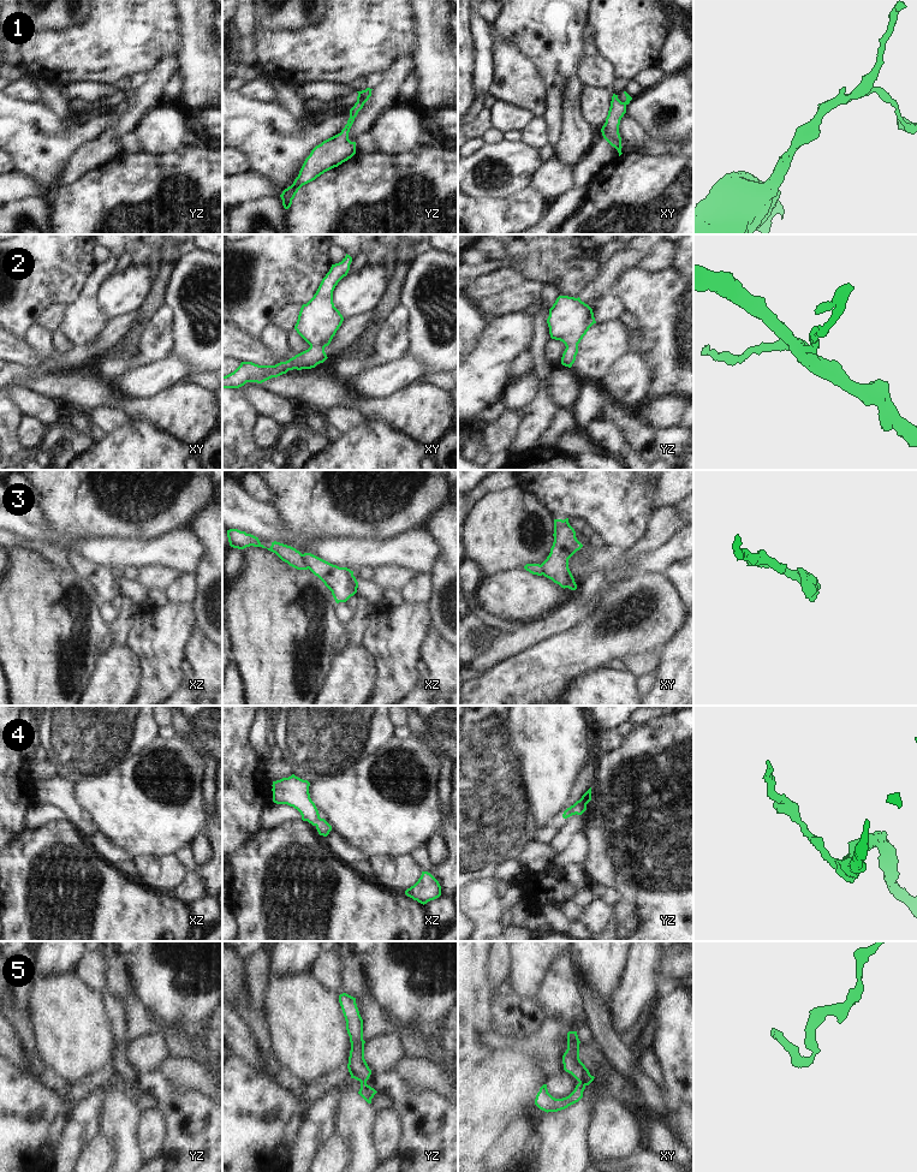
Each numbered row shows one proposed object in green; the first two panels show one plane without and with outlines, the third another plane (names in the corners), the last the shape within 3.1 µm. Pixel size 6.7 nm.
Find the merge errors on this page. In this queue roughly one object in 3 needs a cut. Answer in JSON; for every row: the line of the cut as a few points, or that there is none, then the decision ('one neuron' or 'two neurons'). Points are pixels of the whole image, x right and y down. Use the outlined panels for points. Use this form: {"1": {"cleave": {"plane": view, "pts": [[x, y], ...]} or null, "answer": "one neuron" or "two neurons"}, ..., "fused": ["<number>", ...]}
{"1": {"cleave": {"plane": "yz", "pts": [[365, 100], [356, 103]]}, "answer": "two neurons"}, "2": {"cleave": null, "answer": "one neuron"}, "3": {"cleave": {"plane": "xz", "pts": [[302, 554], [308, 567]]}, "answer": "two neurons"}, "4": {"cleave": null, "answer": "one neuron"}, "5": {"cleave": null, "answer": "one neuron"}, "fused": ["1", "3"]}

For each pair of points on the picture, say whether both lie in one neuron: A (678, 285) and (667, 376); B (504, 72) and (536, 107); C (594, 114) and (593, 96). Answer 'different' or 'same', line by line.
A: same
B: same
C: same

